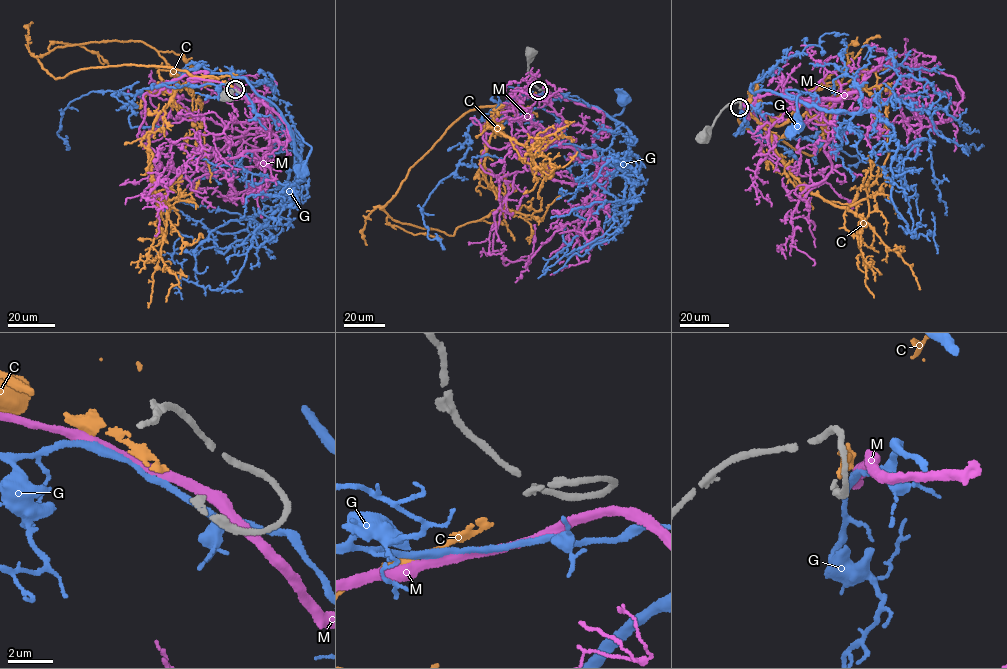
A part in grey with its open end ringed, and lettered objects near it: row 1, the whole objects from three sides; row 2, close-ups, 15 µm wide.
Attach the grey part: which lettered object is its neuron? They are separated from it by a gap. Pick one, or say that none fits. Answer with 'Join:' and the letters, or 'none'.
Join: C

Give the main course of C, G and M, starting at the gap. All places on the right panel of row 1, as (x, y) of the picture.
C: (740, 106), (739, 125), (812, 155), (822, 146), (852, 53), (845, 53), (853, 77), (824, 86), (841, 85)
G: (743, 105), (739, 113), (757, 132), (751, 84), (793, 98), (792, 89), (797, 123)
M: (743, 104), (766, 93), (840, 100), (858, 89), (860, 71), (833, 116), (905, 93), (918, 102), (914, 113)

